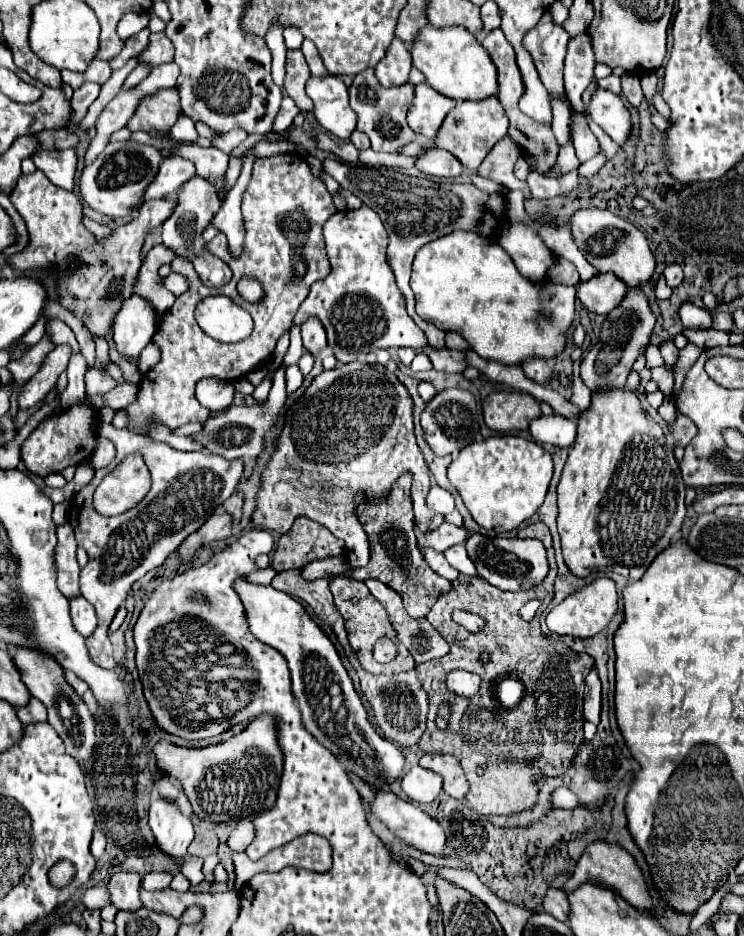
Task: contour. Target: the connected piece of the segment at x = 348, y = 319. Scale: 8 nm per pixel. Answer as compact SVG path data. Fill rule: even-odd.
M368 206L336 212L324 224L324 240L332 270L324 280L312 284L308 298L294 316L294 324L302 324L308 316L320 318L328 332L328 344L342 364L376 348L428 348L424 332L406 312L406 300L386 260L388 232L378 214Z

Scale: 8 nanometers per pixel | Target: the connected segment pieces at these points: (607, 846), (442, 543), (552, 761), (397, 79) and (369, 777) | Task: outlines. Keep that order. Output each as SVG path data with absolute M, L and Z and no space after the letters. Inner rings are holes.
M596 840L596 842L590 842L586 846L586 850L582 852L582 856L576 864L576 870L574 870L572 878L566 882L566 886L562 890L564 892L574 890L582 882L594 882L594 884L606 886L606 888L614 890L616 894L620 894L626 902L630 902L636 908L650 910L650 906L652 906L652 900L650 900L650 894L646 890L646 882L644 882L644 876L642 876L640 868L636 866L634 858L618 844L612 844L612 842L606 842L606 840Z
M444 522L432 532L420 532L416 528L416 538L418 538L418 548L420 550L432 548L432 550L440 552L440 550L446 550L454 544L464 544L464 540L468 538L468 532L464 528L458 528L458 526L452 526L452 524Z
M542 522L538 524L538 540L546 546L550 562L550 572L542 584L522 592L504 592L490 586L478 576L460 574L452 582L452 590L442 594L426 616L434 628L440 628L440 636L448 640L450 652L438 660L430 660L418 666L418 680L422 682L430 698L428 726L418 740L418 748L422 752L454 754L460 760L470 782L470 792L466 794L466 800L478 814L484 816L508 816L510 812L530 808L536 802L538 794L534 786L534 774L562 776L584 742L584 678L594 666L594 658L590 654L578 654L562 642L544 636L538 624L538 614L532 622L524 622L520 618L520 608L528 600L540 600L542 604L548 604L554 596L552 586L556 578L556 562L552 536L548 526ZM454 610L480 614L486 620L484 630L480 630L480 634L456 632L458 624L452 620ZM456 642L462 642L462 646L456 646ZM482 650L492 654L492 660L488 664L478 664L478 656ZM452 668L480 674L480 692L472 698L466 698L446 690L446 674ZM502 676L518 676L518 680L524 684L522 700L510 710L494 702L496 682L502 680ZM444 704L450 708L448 728L438 730L436 714ZM478 768L484 770L482 776L478 774Z
M394 38L386 50L386 56L378 62L374 70L376 70L378 82L390 88L390 86L406 84L410 68L412 68L412 62L410 62L408 46L400 38Z
M244 576L234 582L234 590L244 604L250 632L260 642L276 648L288 660L292 692L298 700L306 730L310 730L310 734L314 734L314 738L326 746L346 770L358 774L364 782L386 788L392 780L396 780L404 768L402 752L392 742L386 742L368 722L368 714L340 662L334 644L308 616L306 608L294 596L272 586L252 584Z

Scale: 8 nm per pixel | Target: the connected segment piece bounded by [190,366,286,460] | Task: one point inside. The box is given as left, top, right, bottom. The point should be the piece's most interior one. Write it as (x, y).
(237, 432)

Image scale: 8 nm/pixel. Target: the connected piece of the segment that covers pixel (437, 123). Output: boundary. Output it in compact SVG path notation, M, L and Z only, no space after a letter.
M428 84L414 86L414 102L408 110L408 124L416 134L436 138L446 114L456 106L456 100L442 96Z

